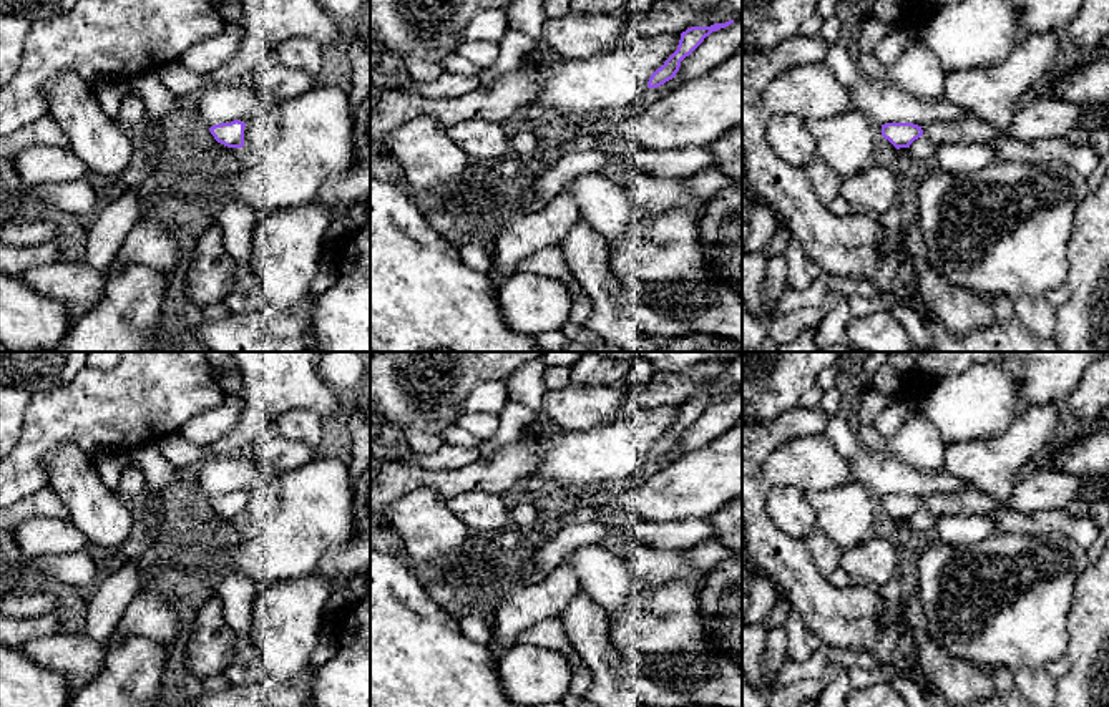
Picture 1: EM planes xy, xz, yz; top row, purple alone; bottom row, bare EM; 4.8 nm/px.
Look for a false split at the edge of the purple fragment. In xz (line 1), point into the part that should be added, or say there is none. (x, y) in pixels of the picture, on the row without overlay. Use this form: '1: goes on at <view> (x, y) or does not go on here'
1: does not go on here

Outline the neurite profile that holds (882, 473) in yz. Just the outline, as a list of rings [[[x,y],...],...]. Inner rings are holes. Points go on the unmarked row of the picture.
[[[828,415],[823,433],[848,461],[852,480],[863,485],[870,493],[926,496],[935,493],[960,493],[971,486],[958,476],[945,471],[918,471],[898,461],[888,451],[873,451],[858,438],[852,418]]]

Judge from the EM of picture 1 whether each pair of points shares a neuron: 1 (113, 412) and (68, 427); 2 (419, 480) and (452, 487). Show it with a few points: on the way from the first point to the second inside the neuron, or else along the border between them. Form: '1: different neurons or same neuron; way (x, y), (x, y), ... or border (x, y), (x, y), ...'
1: same neuron; way (102, 412), (83, 412), (80, 415)
2: same neuron; way (427, 480), (444, 483)

